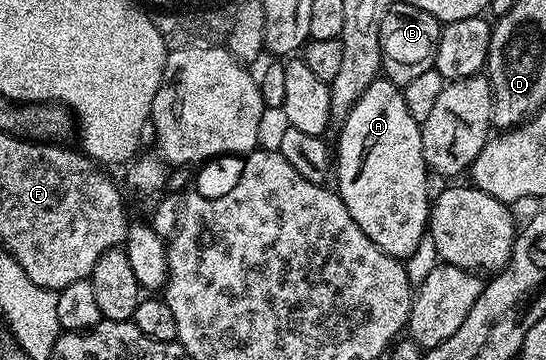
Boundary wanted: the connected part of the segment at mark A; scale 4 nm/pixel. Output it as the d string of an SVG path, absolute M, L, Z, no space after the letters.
M377 79L365 89L365 95L353 103L349 115L341 122L339 153L337 149L337 192L345 203L349 215L377 243L381 251L391 257L406 259L417 250L418 244L429 229L429 200L425 195L425 177L428 171L421 147L423 134L420 122L409 115L400 86L394 80Z

